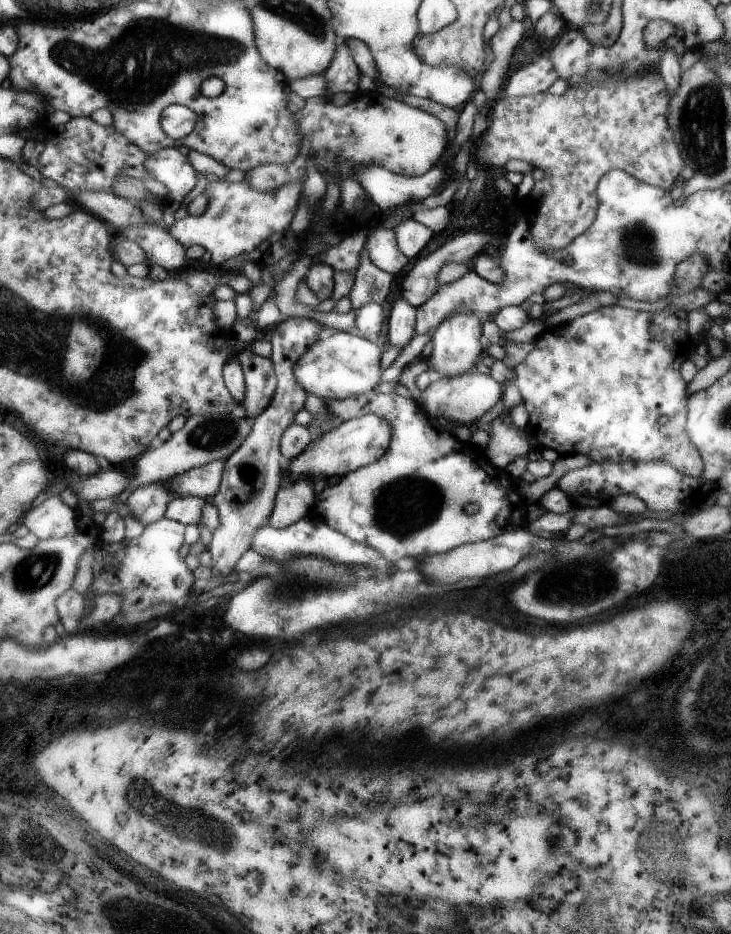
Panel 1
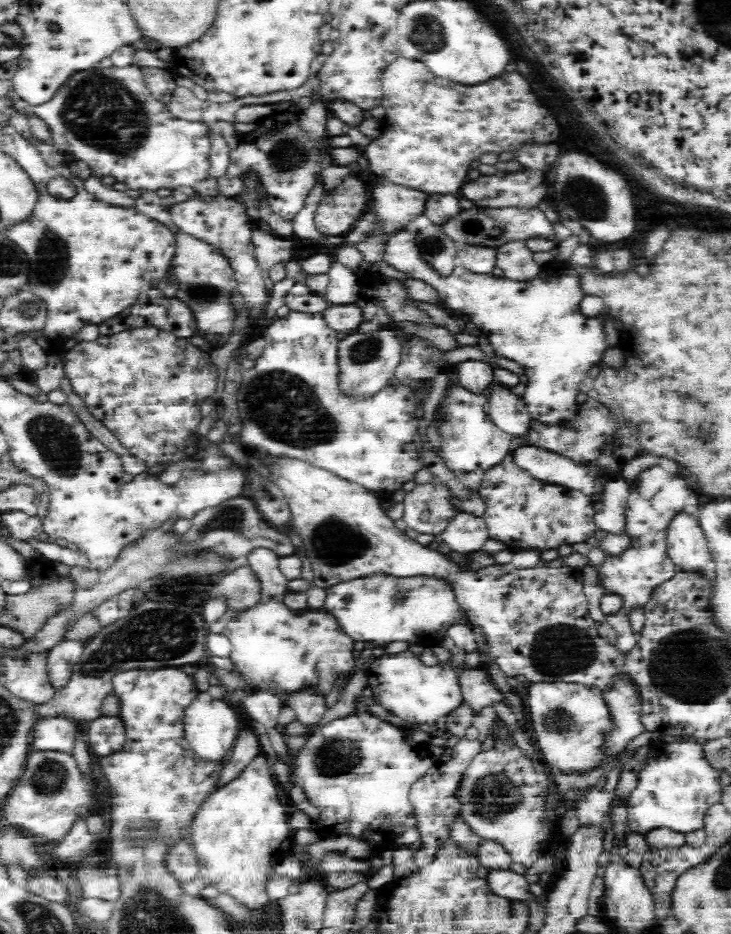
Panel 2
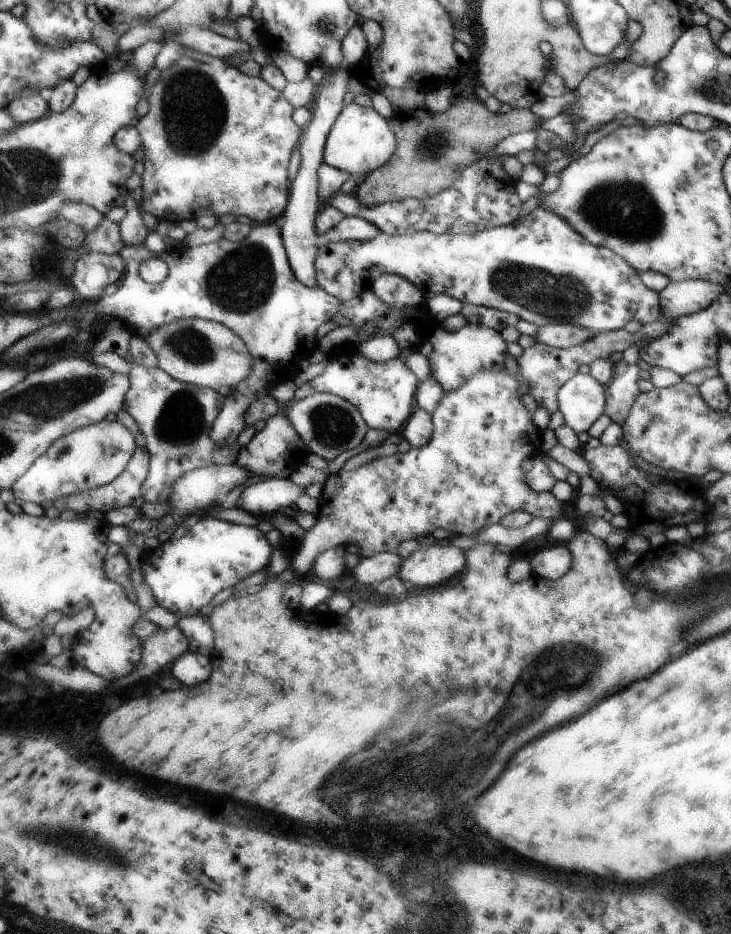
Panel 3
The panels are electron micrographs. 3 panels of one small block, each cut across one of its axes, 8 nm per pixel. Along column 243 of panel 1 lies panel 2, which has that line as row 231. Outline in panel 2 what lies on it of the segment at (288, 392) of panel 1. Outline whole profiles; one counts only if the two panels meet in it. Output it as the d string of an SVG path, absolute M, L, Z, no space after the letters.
M470 208L464 210L458 218L448 220L446 226L442 226L442 232L454 242L454 244L470 244L470 246L488 246L488 248L500 248L508 242L526 242L528 238L542 238L542 240L556 240L556 246L562 244L556 238L552 222L546 220L544 212L538 208L502 208L502 210L486 210L486 208Z

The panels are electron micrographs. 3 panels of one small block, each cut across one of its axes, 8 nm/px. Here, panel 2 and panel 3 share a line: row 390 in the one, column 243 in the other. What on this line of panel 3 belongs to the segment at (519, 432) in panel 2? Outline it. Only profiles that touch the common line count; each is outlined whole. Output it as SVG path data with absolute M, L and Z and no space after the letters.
M261 478L261 482L251 484L239 498L239 508L245 510L251 516L271 516L279 514L281 508L291 510L295 508L295 502L307 494L309 488L299 486L295 482L287 480L273 480L273 478Z

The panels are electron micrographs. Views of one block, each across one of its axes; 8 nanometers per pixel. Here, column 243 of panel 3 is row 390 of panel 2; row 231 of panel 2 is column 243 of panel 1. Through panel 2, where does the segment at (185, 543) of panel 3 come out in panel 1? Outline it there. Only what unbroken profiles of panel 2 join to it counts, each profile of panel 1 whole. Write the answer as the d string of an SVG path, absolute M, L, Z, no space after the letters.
M251 350L241 352L241 366L245 370L247 376L247 396L245 402L241 406L241 410L247 410L249 414L253 414L255 418L259 418L263 414L265 408L269 408L277 388L279 388L279 380L275 370L271 368L273 362L269 358L261 358Z

